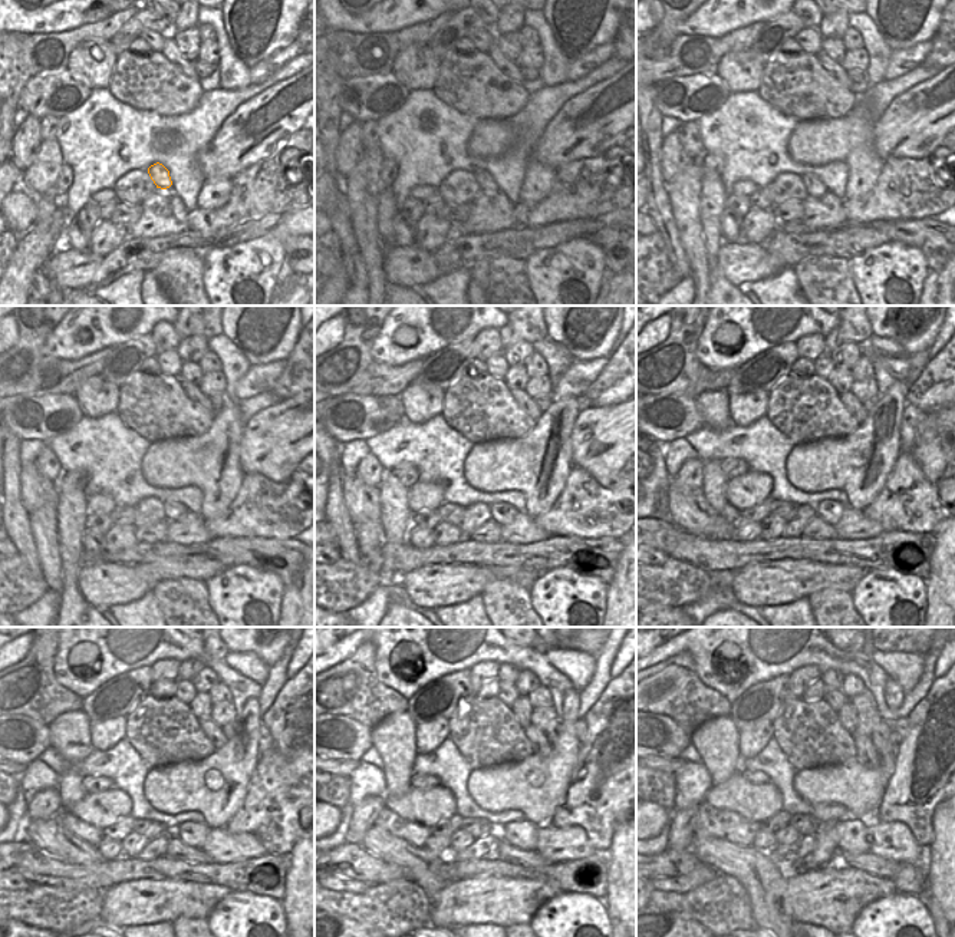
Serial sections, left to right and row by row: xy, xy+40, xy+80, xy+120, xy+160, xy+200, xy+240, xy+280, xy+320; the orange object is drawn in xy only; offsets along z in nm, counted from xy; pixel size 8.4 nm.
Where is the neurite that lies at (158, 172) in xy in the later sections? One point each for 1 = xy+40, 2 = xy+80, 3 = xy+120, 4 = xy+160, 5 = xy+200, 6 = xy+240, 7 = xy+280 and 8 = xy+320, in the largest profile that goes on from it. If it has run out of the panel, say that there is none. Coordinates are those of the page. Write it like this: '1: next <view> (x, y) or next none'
1: next xy+40 (484, 180)
2: next xy+80 (810, 181)
3: next xy+120 (167, 504)
4: next xy+160 (509, 511)
5: next xy+200 (833, 510)
6: next xy+240 (194, 834)
7: next xy+280 (522, 834)
8: next xy+320 (852, 835)

